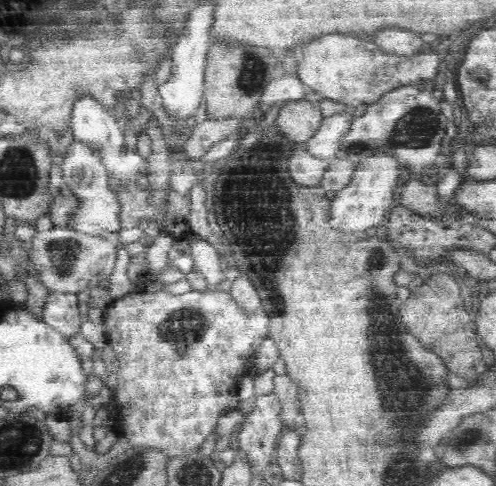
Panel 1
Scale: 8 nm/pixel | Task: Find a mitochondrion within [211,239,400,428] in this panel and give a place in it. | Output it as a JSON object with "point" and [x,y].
{"point":[287,392]}

